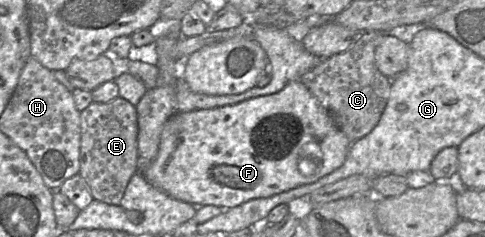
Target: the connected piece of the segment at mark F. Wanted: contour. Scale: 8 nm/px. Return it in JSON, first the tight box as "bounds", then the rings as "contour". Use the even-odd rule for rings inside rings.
{"bounds":[144,80,351,209],"contour":[[[301,80],[289,82],[281,91],[244,100],[233,105],[211,109],[178,112],[164,125],[157,157],[144,172],[144,178],[153,187],[165,192],[170,197],[190,203],[194,206],[214,205],[222,209],[236,207],[251,199],[267,198],[293,188],[316,182],[321,177],[338,169],[346,160],[351,140],[337,126],[330,112],[309,91]]]}

